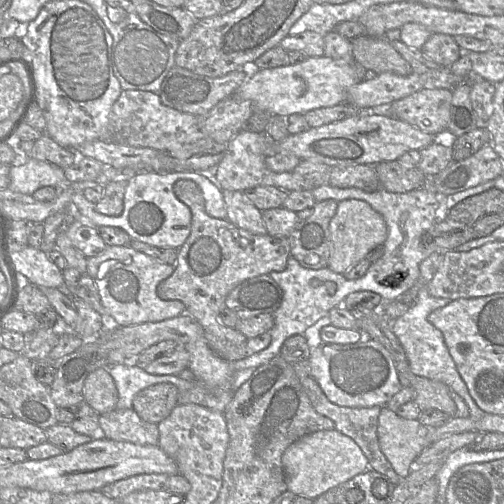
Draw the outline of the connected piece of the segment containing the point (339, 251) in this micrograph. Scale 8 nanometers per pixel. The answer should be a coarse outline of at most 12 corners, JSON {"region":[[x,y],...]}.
{"region":[[338,202],[328,268],[344,274],[377,247],[388,227],[367,202]]}

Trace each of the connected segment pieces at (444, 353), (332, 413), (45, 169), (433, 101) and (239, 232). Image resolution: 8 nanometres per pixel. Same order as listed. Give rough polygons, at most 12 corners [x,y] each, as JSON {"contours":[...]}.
{"contours":[[[431,296],[390,322],[412,373],[446,384],[481,417],[446,346],[428,321],[453,300]],[[307,361],[293,366],[313,408],[353,439],[369,468],[396,487],[401,478],[381,451],[382,407],[351,408],[326,397]],[[34,158],[10,167],[9,189],[32,195],[69,188],[64,170]],[[425,87],[391,116],[433,136],[448,129],[452,90]],[[197,183],[174,195],[192,214],[173,273],[157,286],[233,362],[248,339],[219,312],[246,279],[285,270],[287,237],[205,211]]]}

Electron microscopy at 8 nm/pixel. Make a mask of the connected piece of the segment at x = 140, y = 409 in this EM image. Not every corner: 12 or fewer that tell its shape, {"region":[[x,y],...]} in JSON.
{"region":[[158,383],[140,390],[133,409],[159,424],[178,406],[179,389]]}

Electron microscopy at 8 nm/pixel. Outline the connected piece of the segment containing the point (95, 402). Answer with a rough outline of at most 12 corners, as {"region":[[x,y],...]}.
{"region":[[108,367],[84,382],[84,401],[99,414],[117,407]]}

